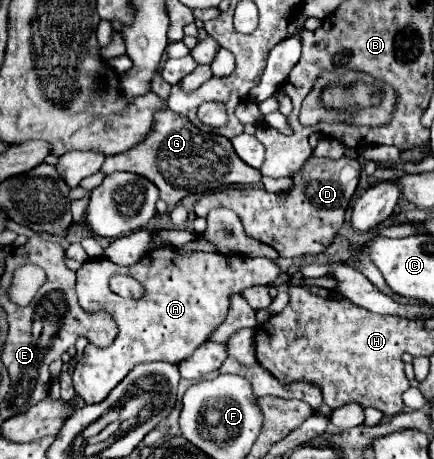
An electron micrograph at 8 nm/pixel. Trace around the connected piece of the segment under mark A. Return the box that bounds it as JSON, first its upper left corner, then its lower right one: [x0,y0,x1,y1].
[72,245,280,405]

